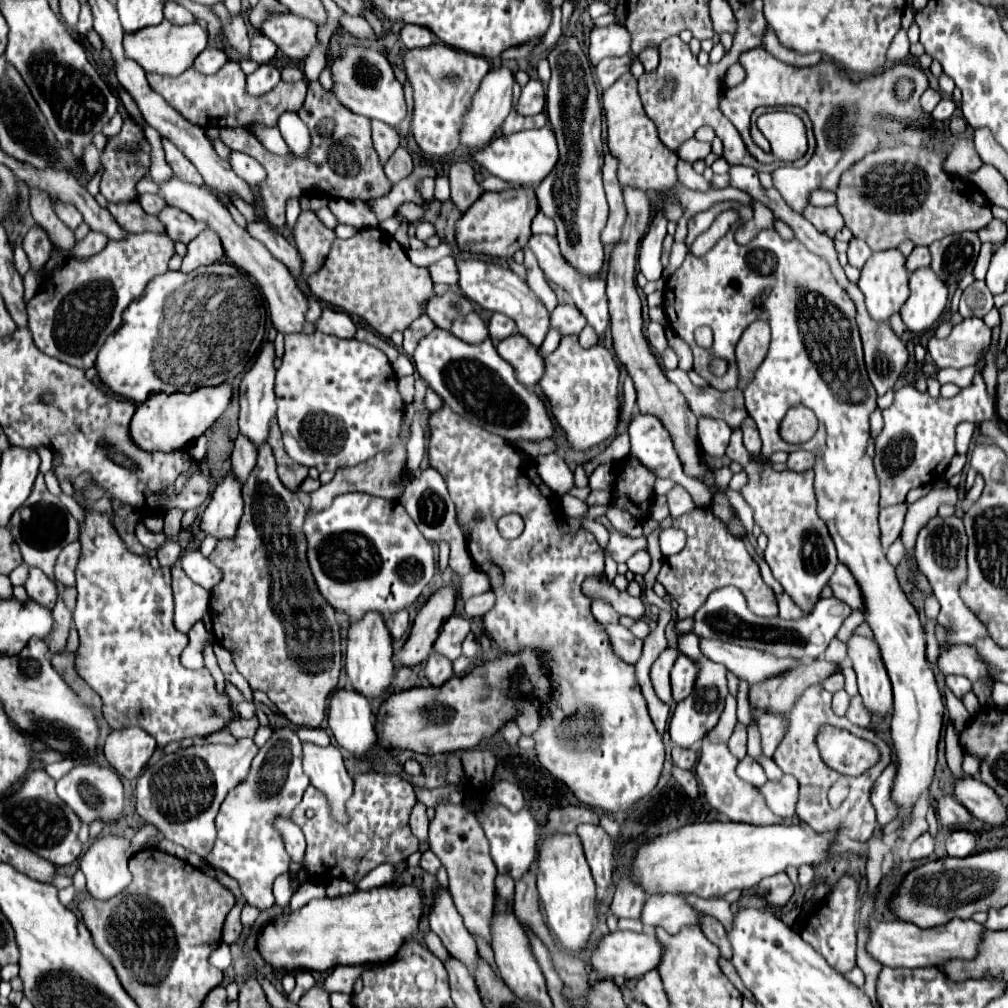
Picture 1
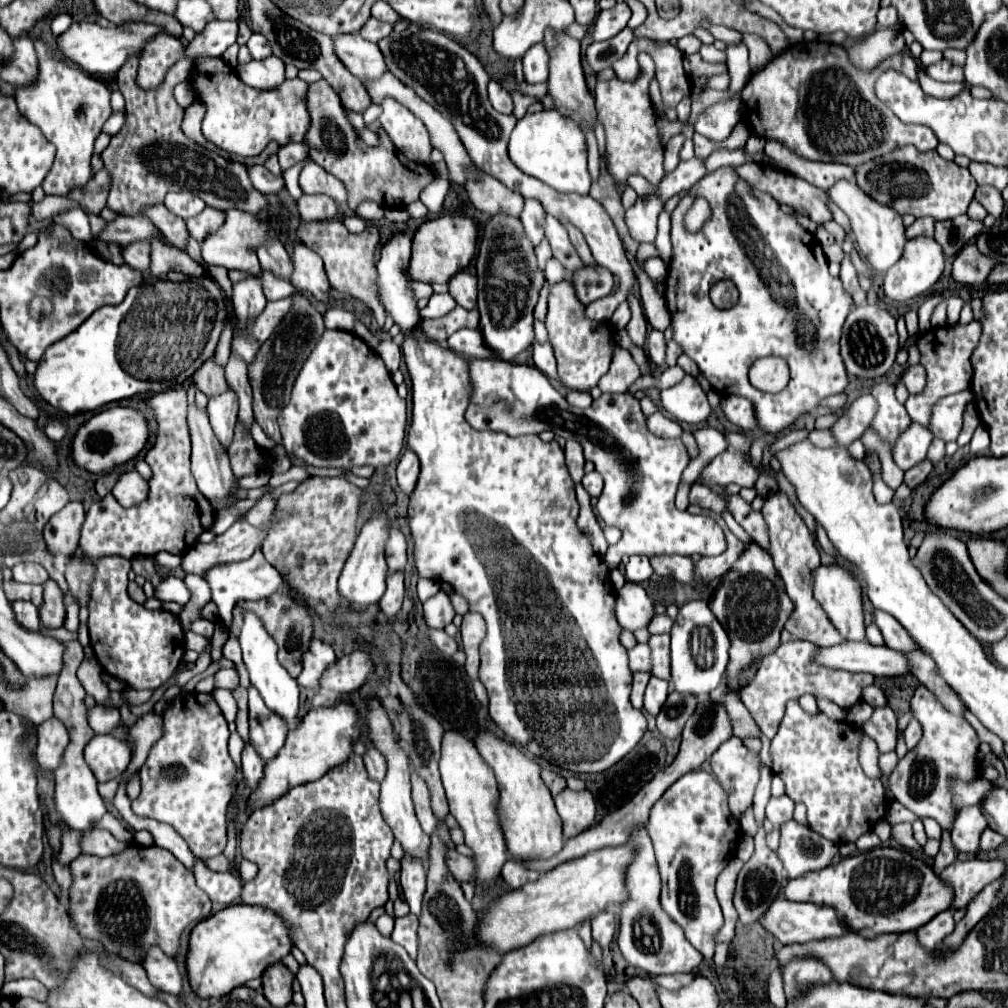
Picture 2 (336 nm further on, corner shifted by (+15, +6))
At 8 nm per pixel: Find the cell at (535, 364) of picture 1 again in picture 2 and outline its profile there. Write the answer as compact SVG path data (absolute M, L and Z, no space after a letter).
M497 215L485 223L475 267L479 279L479 329L483 339L503 361L513 361L533 343L533 309L543 285L543 273L537 267L533 245L527 241L519 219Z

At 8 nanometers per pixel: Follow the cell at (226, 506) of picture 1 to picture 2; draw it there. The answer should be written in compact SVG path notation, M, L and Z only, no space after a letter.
M227 391L223 395L211 397L207 413L217 439L221 441L223 449L229 451L237 425L237 395L233 391Z

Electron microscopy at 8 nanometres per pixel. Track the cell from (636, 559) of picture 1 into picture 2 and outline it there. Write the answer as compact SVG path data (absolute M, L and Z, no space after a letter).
M635 555L635 557L631 557L629 563L625 565L625 577L627 577L627 581L631 581L631 583L643 583L643 581L647 581L651 575L653 575L653 567L651 567L651 563L649 563L647 557Z

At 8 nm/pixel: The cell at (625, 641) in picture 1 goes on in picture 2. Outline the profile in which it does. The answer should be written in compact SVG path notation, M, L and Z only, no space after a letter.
M637 643L633 649L627 651L627 655L629 655L631 671L649 671L649 661L651 661L649 645Z

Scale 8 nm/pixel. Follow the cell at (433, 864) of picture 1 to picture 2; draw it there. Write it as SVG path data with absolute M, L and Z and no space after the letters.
M453 847L445 849L445 863L457 881L471 881L473 861L465 855L459 855Z

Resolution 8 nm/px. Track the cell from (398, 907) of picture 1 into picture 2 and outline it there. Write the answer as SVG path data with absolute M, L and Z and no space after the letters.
M229 905L209 919L197 923L191 931L187 953L191 987L201 997L227 995L233 987L261 977L269 965L279 963L291 953L293 947L295 941L291 937L289 923L281 919L281 915L275 915L259 905Z

